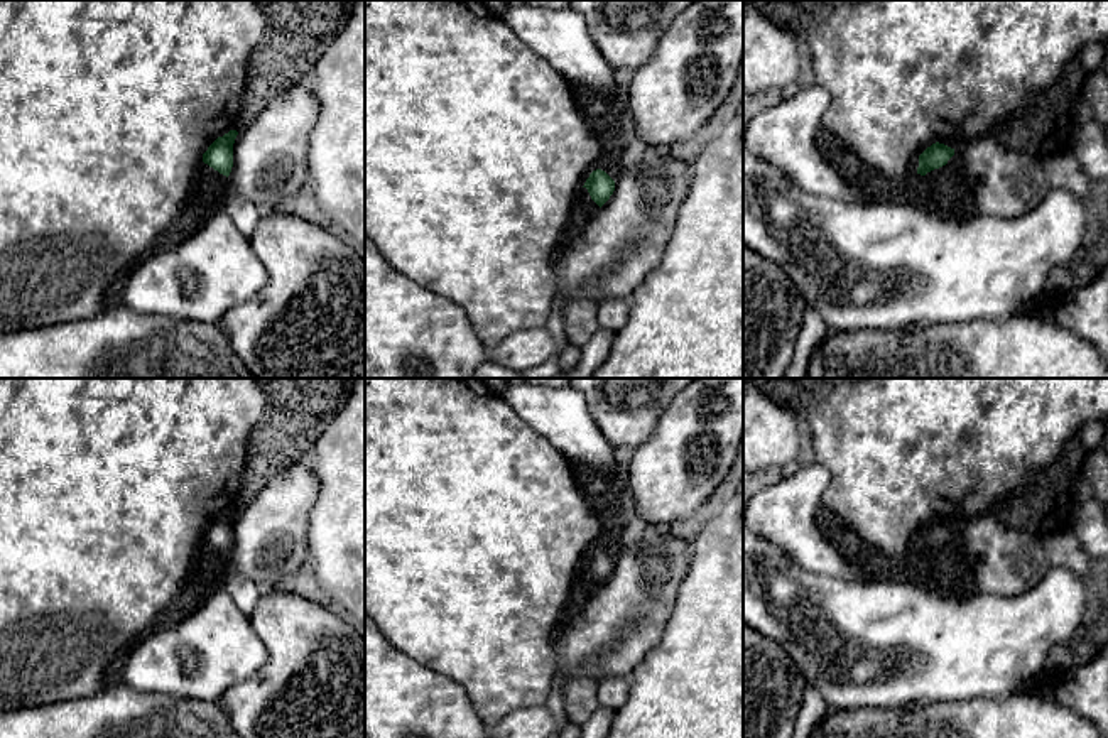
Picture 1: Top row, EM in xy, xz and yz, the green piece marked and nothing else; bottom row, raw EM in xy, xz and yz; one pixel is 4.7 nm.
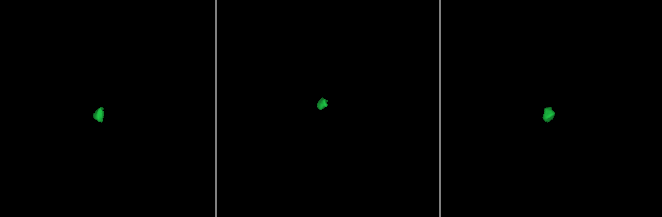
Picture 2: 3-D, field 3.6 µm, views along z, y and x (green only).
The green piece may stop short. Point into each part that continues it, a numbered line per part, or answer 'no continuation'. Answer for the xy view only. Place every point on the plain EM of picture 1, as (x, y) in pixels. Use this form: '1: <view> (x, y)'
1: xy (210, 568)

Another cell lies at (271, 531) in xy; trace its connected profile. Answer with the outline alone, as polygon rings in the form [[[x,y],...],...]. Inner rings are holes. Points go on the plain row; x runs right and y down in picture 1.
[[[311,456],[274,475],[235,517],[231,569],[262,591],[282,586],[307,561],[309,513],[318,497]]]

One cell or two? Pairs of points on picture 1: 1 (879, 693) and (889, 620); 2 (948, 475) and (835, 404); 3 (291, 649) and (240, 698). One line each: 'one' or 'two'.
1: one
2: one
3: one

